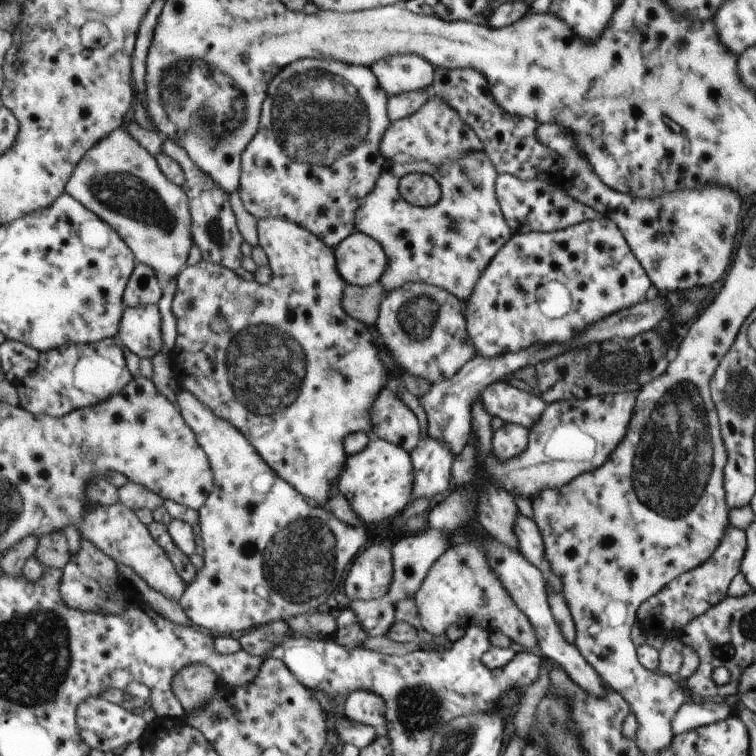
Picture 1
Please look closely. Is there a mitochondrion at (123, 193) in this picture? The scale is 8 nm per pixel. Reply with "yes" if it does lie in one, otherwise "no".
yes

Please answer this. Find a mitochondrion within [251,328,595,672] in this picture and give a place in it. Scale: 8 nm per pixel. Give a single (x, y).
(300, 570)

